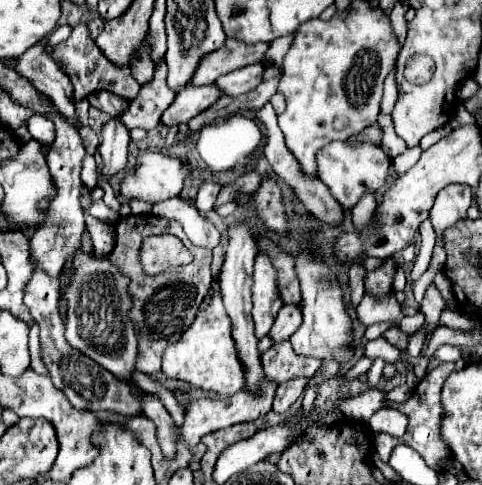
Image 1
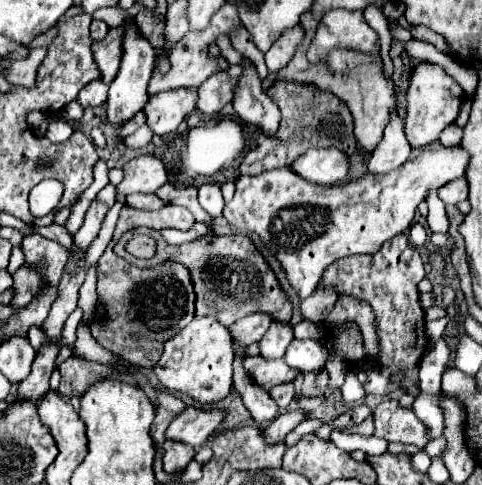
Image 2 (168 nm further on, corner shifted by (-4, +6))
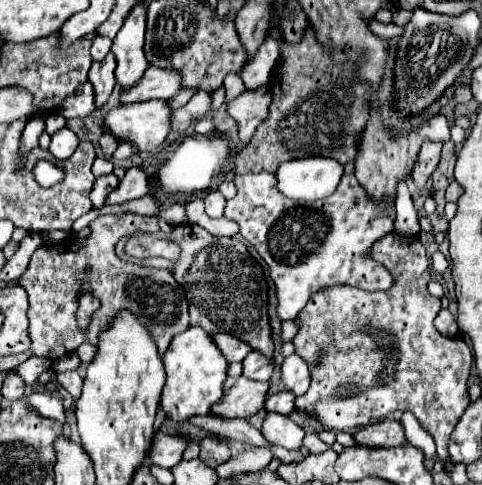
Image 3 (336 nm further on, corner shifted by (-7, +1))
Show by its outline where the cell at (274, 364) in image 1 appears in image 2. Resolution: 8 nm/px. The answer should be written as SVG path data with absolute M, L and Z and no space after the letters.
M260 354L248 356L246 368L248 368L248 372L252 372L252 376L256 376L256 380L260 380L260 384L264 384L264 388L272 388L280 382L294 380L300 374L300 370L290 368L282 358L280 360L268 360Z

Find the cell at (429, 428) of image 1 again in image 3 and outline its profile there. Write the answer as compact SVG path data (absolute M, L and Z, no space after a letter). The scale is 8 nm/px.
M385 419L385 421L379 421L379 423L367 425L359 431L355 431L353 439L359 445L367 445L367 447L395 447L395 445L405 443L403 427L395 419Z

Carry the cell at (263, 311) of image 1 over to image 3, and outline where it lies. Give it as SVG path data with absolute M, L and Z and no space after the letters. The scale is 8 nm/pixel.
M215 333L215 335L211 335L211 339L213 339L213 343L219 347L219 351L223 353L223 357L229 363L243 361L243 357L249 353L247 345L243 345L243 341L235 339L231 335L219 335L219 333Z

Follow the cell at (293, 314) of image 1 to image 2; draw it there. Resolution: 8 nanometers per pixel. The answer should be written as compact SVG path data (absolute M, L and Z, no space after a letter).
M272 322L264 338L260 340L260 354L266 358L280 358L284 356L292 338L294 328L288 322Z

